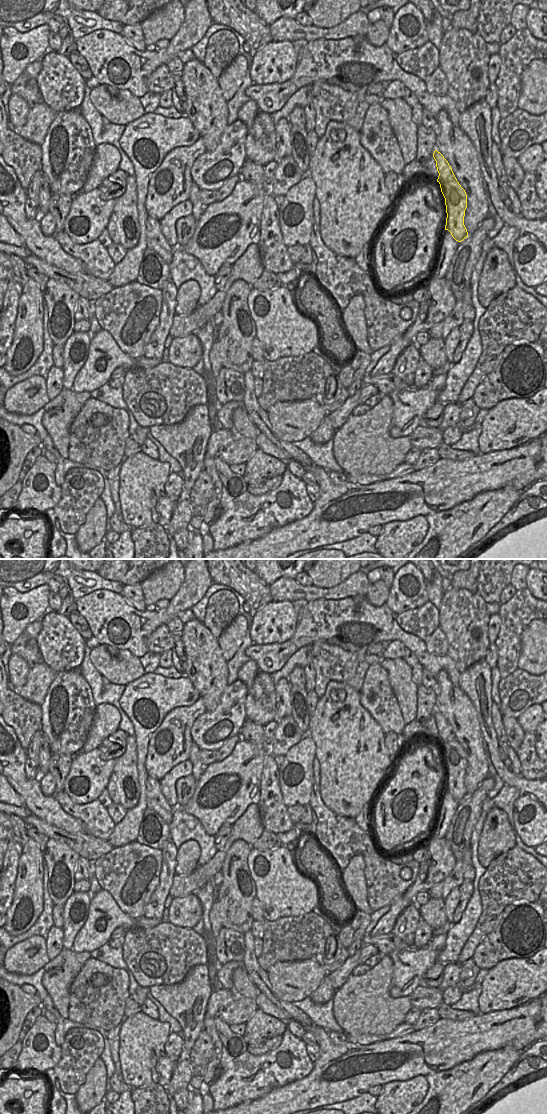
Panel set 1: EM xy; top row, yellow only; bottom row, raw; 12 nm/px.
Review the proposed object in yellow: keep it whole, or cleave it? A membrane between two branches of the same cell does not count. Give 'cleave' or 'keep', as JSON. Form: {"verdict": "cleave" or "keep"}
{"verdict": "cleave"}

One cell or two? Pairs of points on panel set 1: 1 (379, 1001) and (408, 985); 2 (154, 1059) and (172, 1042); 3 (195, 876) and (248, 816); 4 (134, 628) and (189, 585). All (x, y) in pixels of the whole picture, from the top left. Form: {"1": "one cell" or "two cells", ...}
{"1": "two cells", "2": "two cells", "3": "one cell", "4": "one cell"}

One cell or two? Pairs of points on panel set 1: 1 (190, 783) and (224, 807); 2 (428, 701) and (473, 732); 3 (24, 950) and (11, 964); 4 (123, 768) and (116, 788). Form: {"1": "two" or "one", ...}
{"1": "two", "2": "two", "3": "one", "4": "one"}

